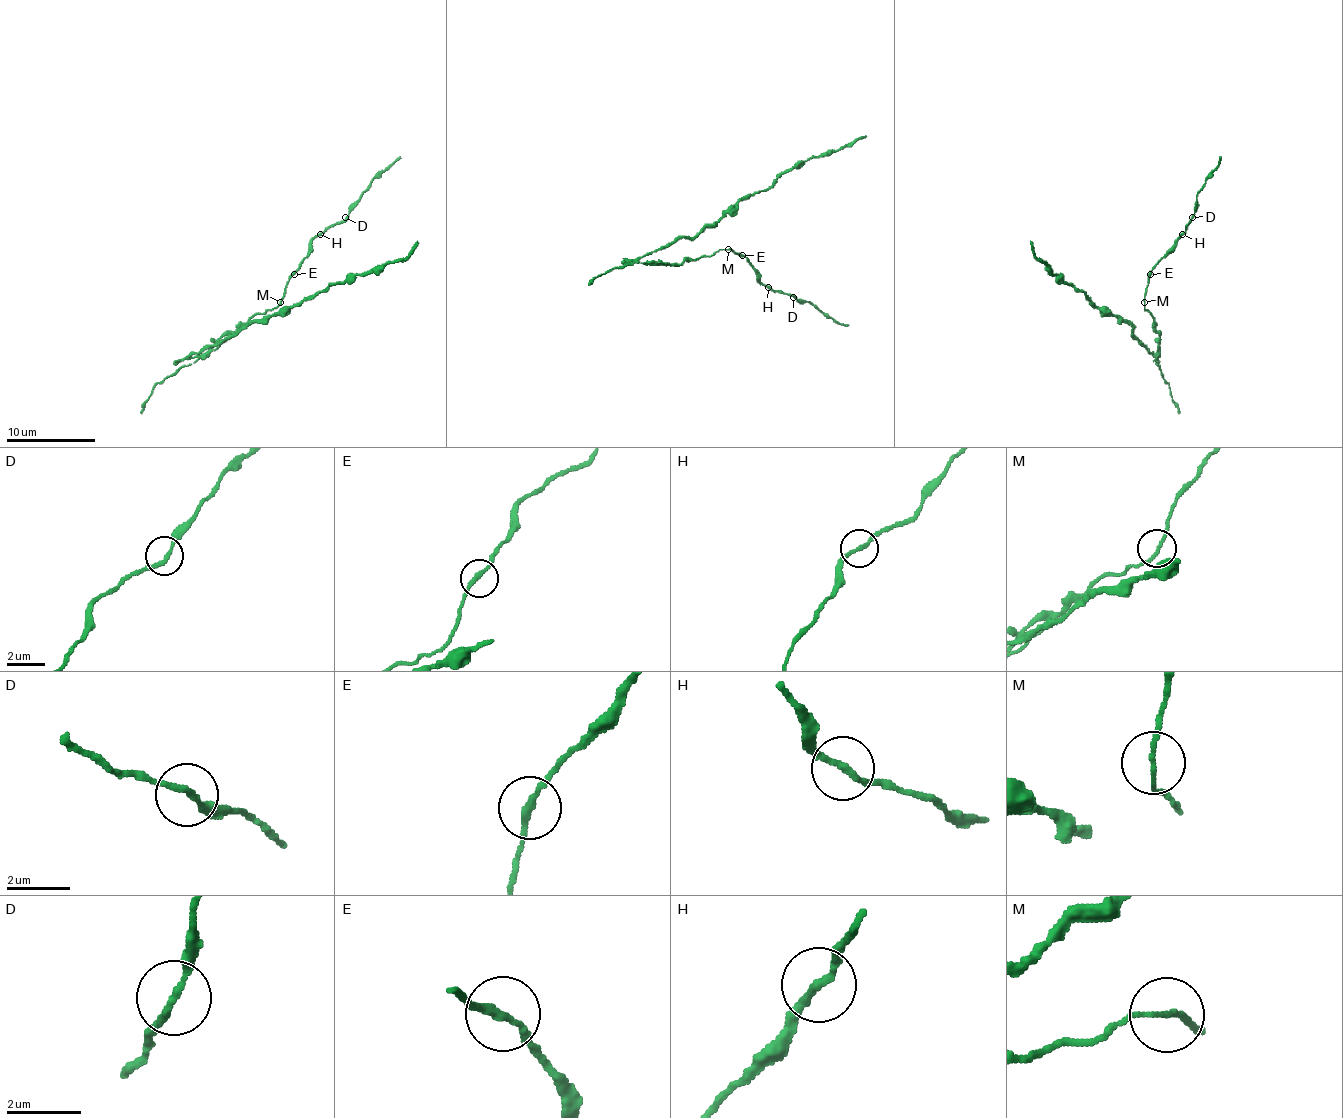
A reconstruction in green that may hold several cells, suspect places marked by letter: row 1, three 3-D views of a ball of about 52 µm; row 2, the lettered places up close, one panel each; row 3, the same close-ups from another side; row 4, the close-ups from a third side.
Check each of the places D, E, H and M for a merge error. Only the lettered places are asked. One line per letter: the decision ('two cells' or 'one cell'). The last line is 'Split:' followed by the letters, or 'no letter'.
D: one cell
E: one cell
H: one cell
M: two cells
Split: M

